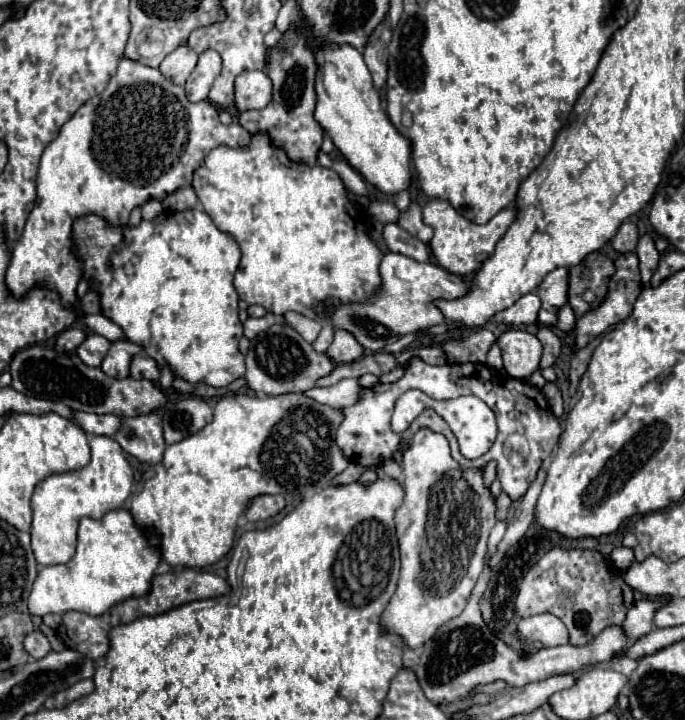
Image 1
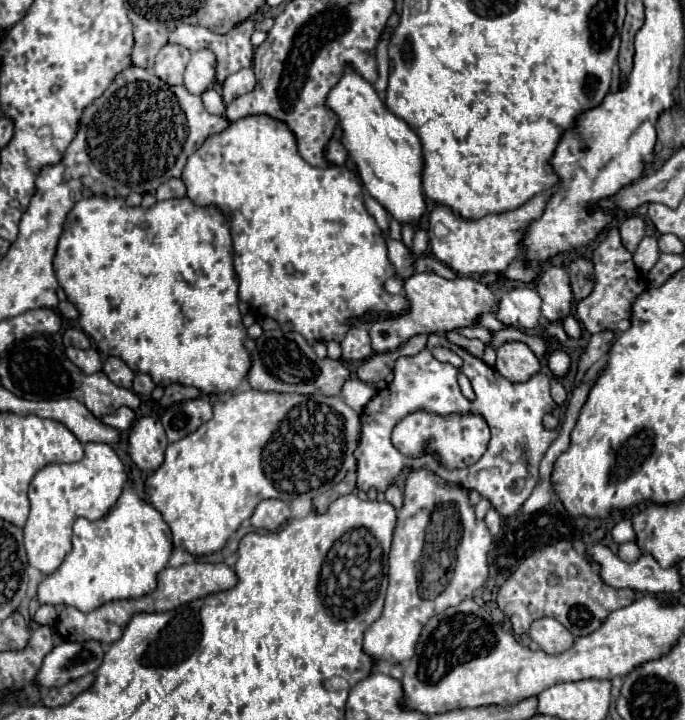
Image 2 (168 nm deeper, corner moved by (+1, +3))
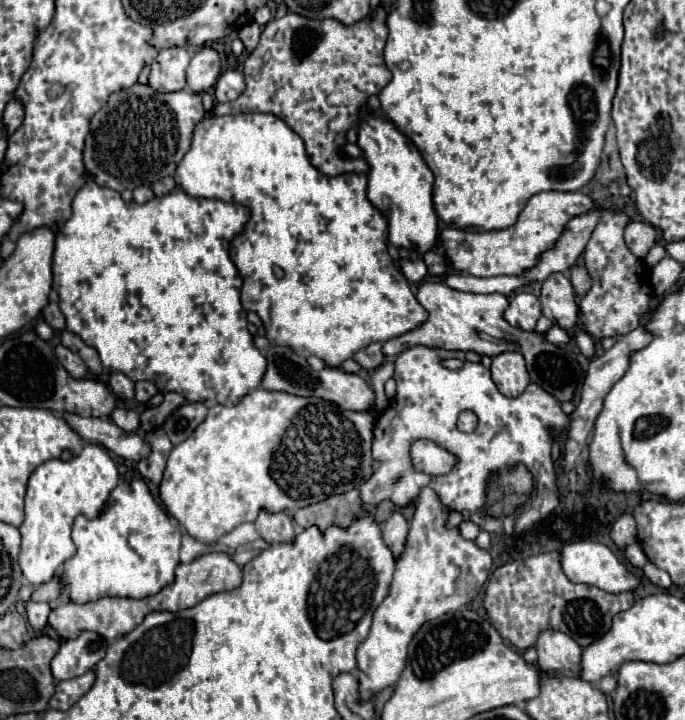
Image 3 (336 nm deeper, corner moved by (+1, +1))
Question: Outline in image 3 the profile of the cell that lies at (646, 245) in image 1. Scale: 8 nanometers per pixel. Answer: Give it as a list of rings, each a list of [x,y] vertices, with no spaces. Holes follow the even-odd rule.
[[[654,244],[652,248],[650,248],[650,252],[646,254],[646,258],[644,258],[644,262],[646,262],[646,266],[648,268],[652,268],[652,266],[656,266],[662,258],[666,256],[666,250],[664,250],[664,246],[662,244]]]

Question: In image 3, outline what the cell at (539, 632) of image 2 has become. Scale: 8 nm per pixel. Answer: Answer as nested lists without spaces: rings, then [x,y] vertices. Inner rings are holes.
[[[544,630],[536,642],[538,664],[548,672],[562,676],[578,676],[582,648],[564,632]]]

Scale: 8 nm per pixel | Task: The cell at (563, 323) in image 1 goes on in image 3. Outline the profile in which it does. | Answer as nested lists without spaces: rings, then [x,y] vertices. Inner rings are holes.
[[[574,332],[574,342],[578,344],[578,348],[584,356],[590,358],[594,354],[594,340],[588,332]]]

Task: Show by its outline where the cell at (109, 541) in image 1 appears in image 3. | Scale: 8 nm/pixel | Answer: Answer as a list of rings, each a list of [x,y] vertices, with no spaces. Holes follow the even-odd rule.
[[[144,480],[122,482],[110,494],[110,506],[102,510],[102,514],[94,520],[86,516],[78,516],[72,528],[72,540],[78,552],[64,562],[58,578],[64,588],[66,600],[74,604],[88,604],[96,602],[104,596],[120,596],[120,598],[146,598],[154,596],[164,588],[164,584],[172,584],[172,572],[178,566],[178,552],[180,552],[180,526],[156,504]]]

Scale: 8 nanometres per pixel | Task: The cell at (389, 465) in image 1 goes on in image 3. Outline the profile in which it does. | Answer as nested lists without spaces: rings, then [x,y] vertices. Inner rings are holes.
[[[394,512],[384,524],[382,524],[382,536],[388,548],[392,548],[394,556],[400,556],[404,550],[404,540],[408,534],[408,522],[400,512]]]

